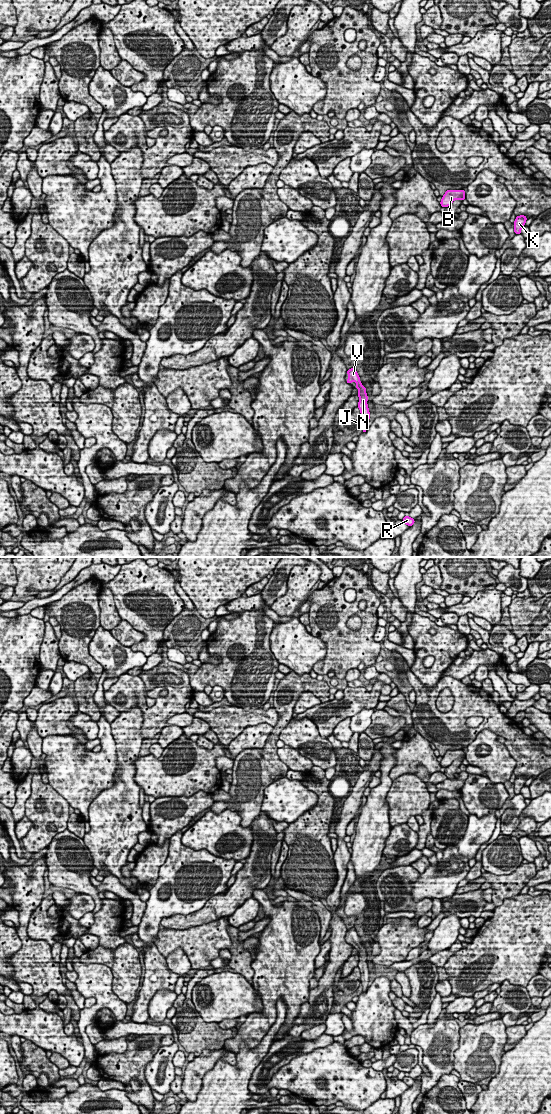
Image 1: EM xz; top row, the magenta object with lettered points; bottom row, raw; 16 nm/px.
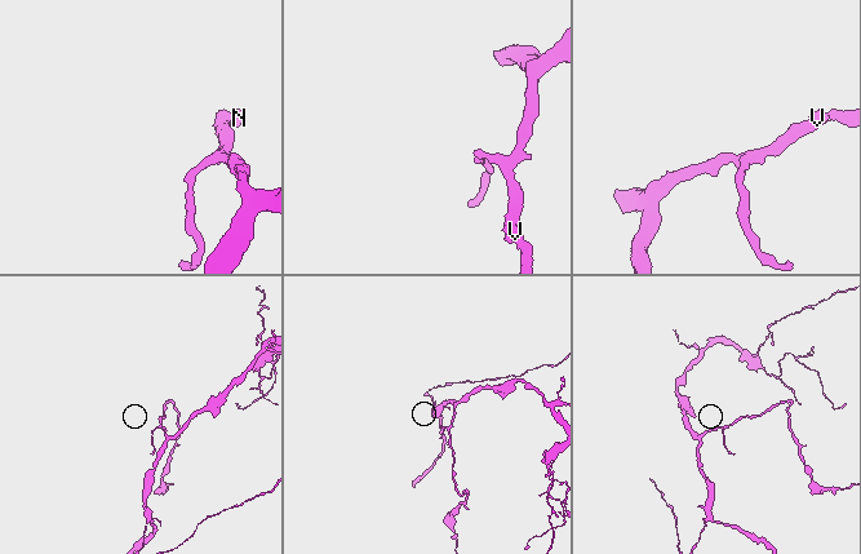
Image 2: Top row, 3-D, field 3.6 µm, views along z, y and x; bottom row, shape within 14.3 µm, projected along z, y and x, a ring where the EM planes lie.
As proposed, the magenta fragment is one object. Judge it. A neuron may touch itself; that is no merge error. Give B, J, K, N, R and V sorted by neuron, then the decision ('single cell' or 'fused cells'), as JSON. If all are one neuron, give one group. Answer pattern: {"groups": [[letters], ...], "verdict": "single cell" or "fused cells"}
{"groups": [["B", "J", "K", "N", "R", "V"]], "verdict": "single cell"}

